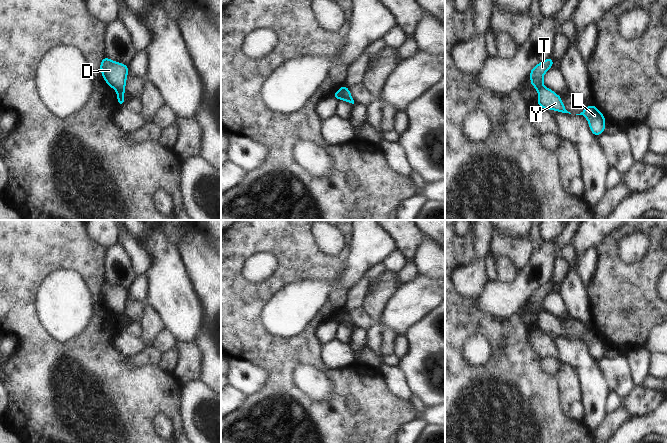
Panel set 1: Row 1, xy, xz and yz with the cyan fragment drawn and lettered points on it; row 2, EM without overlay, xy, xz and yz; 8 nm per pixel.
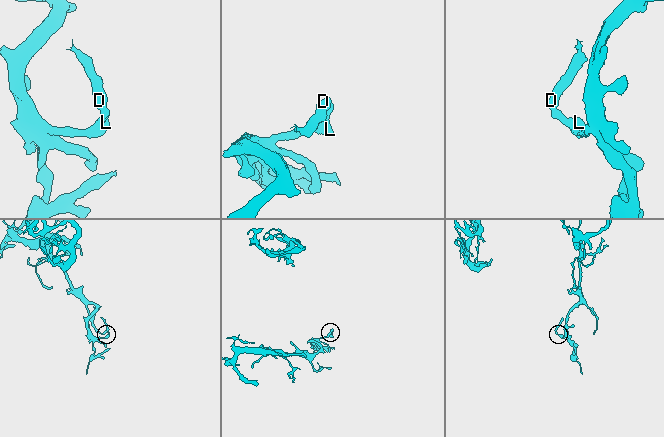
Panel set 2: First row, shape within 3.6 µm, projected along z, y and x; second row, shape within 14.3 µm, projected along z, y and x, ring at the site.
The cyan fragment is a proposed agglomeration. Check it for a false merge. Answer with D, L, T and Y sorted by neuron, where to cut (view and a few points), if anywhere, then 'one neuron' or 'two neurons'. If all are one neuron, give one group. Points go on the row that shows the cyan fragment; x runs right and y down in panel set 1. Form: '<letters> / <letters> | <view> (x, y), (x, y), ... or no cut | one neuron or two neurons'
D T / L Y | xz (347, 88), (339, 98) | two neurons

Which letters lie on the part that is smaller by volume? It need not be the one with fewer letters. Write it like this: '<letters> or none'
D, T

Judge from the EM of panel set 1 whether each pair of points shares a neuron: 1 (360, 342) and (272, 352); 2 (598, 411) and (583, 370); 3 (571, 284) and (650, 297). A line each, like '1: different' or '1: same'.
1: different
2: same
3: different

